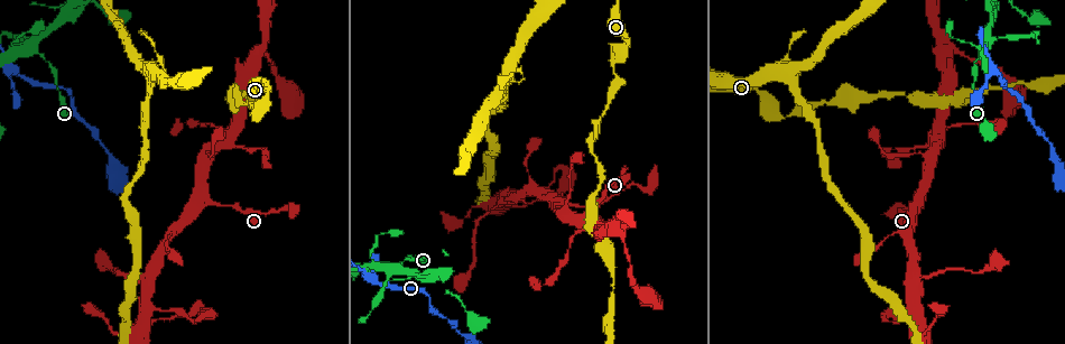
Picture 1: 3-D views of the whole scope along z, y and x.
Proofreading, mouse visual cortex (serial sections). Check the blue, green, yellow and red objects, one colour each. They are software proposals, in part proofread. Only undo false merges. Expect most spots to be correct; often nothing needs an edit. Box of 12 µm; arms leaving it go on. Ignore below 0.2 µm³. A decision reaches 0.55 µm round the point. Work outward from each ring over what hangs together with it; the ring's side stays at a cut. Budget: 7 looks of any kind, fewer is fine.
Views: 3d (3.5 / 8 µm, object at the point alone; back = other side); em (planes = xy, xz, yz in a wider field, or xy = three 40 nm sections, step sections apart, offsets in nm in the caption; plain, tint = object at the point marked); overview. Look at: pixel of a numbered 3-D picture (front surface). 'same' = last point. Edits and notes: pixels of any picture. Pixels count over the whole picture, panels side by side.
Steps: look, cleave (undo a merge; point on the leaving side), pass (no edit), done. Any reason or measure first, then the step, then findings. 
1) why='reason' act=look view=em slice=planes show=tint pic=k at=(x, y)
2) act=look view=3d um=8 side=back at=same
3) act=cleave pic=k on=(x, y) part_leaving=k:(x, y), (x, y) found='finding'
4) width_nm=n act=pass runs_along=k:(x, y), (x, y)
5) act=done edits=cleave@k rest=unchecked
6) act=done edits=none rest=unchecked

why='calibre changes' act=look view=3d um=3.5 pic=1 at=(921, 198)

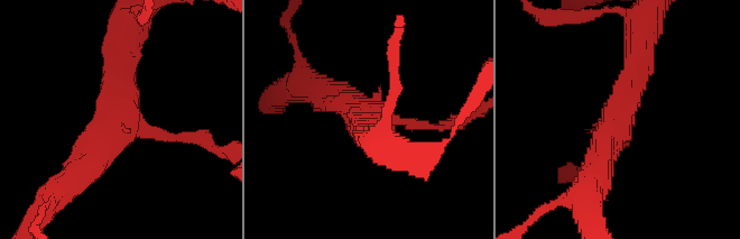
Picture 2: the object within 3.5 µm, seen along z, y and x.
why='need the tissue' act=look view=em slice=xy step=1 show=tint pic=2 at=(619, 121)

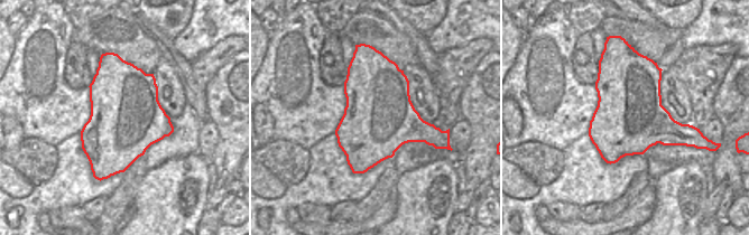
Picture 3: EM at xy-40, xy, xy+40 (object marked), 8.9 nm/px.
act=pass runs_along=2:(201, 141), (125, 118), (121, 52) found='one cell here'

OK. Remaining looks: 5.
why='abrupt turn' act=look view=3d um=8 side=back pic=1 at=(780, 120)

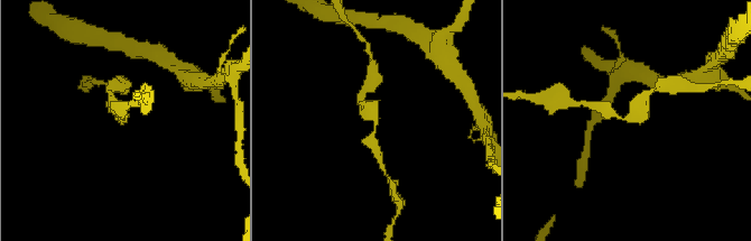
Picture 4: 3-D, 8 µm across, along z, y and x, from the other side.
act=look view=3d um=3.5 pic=4 at=(373, 121)

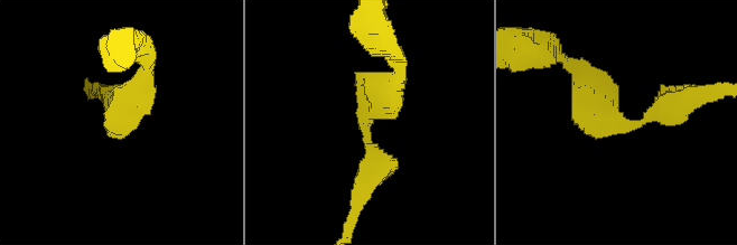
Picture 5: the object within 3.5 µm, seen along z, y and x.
arm_widths_nm=250,350 act=look view=em slice=xy step=5 show=tint pic=5 at=(614, 127)

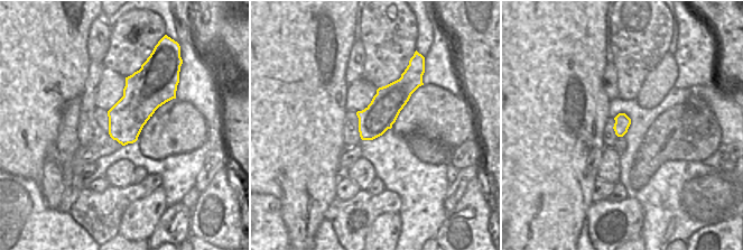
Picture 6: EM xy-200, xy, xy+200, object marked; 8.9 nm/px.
act=pass runs_along=5:(395, 78), (364, 113), (364, 179) found='continuous, no second cell'

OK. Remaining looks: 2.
why='sudden change in width' act=look view=3d um=3.5 pic=1 at=(256, 51)

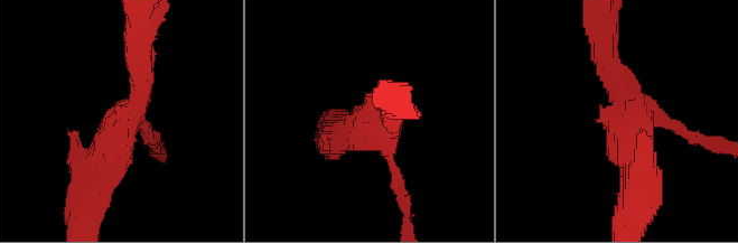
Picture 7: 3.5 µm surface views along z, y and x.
act=look view=em slice=planes show=tint pic=7 at=(641, 120)

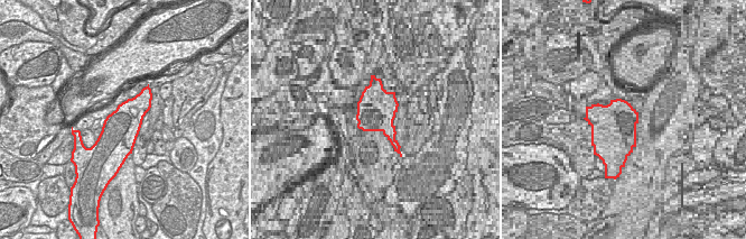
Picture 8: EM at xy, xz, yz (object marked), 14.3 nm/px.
act=pass runs_along=7:(334, 138), (372, 129), (402, 195) found='one cell here'

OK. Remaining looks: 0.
act=done edits=none rest=unchecked

